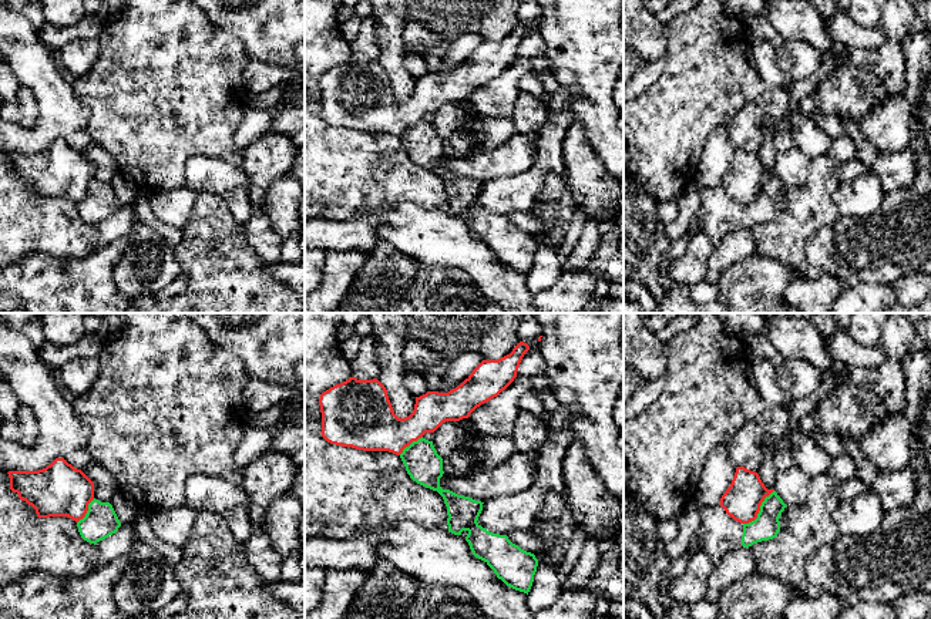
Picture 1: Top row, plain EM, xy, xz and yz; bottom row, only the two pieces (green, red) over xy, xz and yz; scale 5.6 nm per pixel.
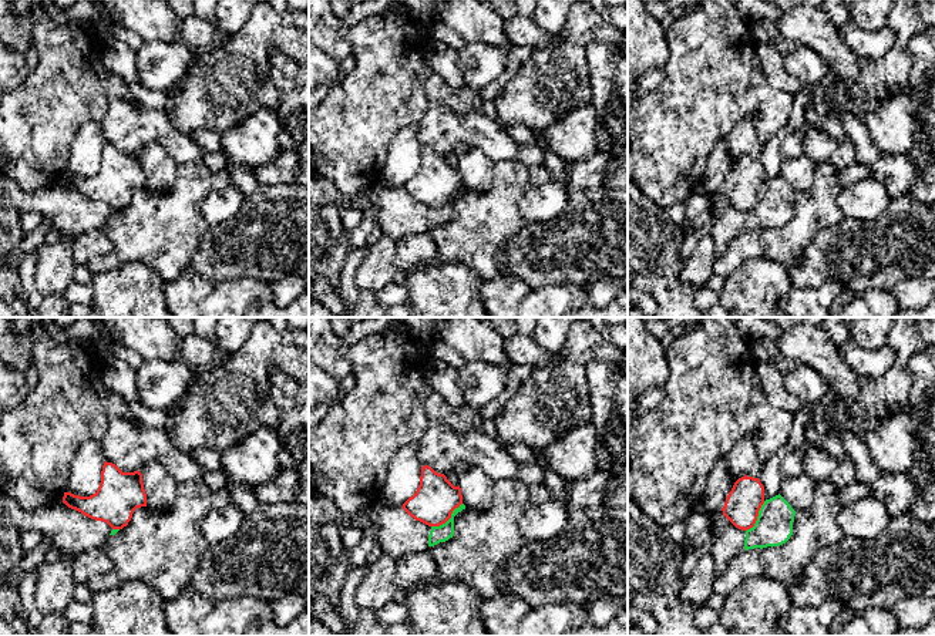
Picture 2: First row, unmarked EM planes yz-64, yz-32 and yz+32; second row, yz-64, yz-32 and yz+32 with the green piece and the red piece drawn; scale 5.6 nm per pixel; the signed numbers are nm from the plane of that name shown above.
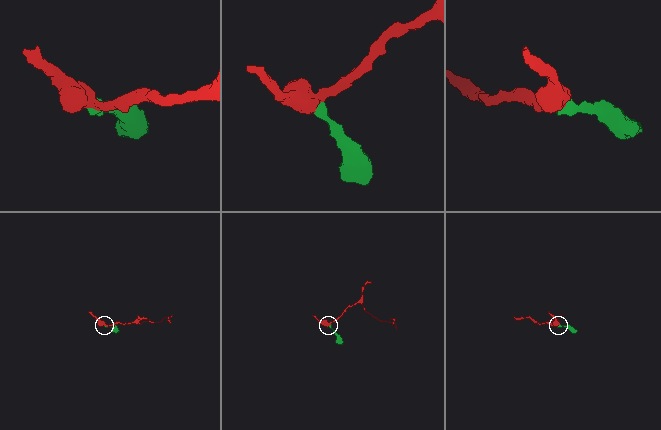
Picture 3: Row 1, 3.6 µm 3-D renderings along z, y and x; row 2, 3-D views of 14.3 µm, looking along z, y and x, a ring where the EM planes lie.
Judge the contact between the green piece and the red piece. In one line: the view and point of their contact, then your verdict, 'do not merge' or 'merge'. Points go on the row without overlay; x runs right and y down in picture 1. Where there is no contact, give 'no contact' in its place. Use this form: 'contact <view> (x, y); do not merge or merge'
contact yz (760, 191); do not merge

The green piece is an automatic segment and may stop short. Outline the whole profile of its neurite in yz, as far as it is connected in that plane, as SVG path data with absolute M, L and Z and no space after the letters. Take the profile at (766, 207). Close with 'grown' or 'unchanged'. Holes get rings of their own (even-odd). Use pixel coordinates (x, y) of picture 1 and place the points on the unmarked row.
M773 172L762 184L757 199L749 205L735 202L720 186L705 188L692 182L686 189L689 188L695 188L700 198L699 229L716 245L732 231L749 229L753 225L776 219L780 212L779 199L787 186Z | grown

